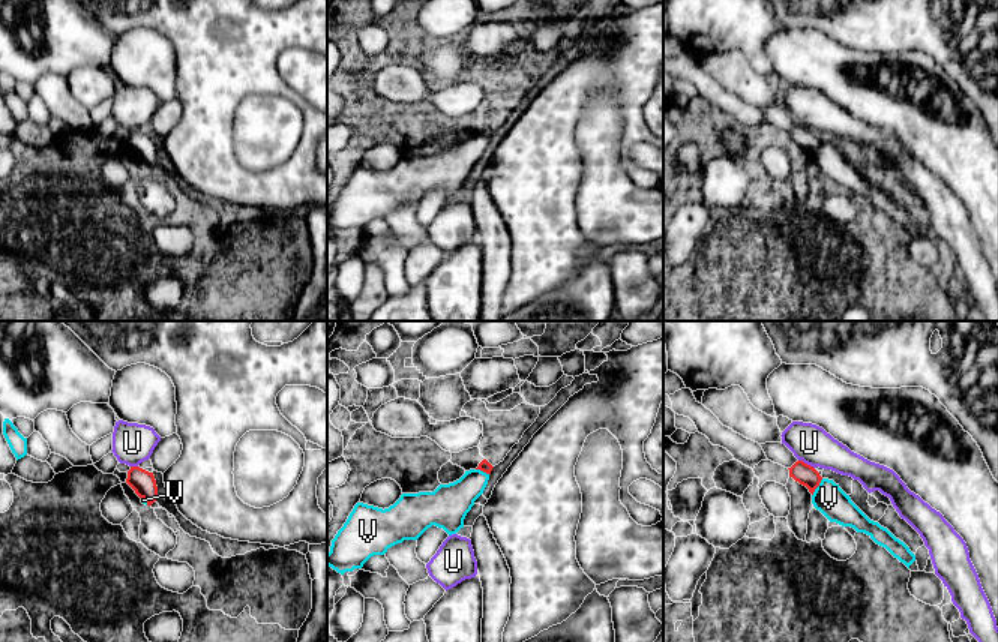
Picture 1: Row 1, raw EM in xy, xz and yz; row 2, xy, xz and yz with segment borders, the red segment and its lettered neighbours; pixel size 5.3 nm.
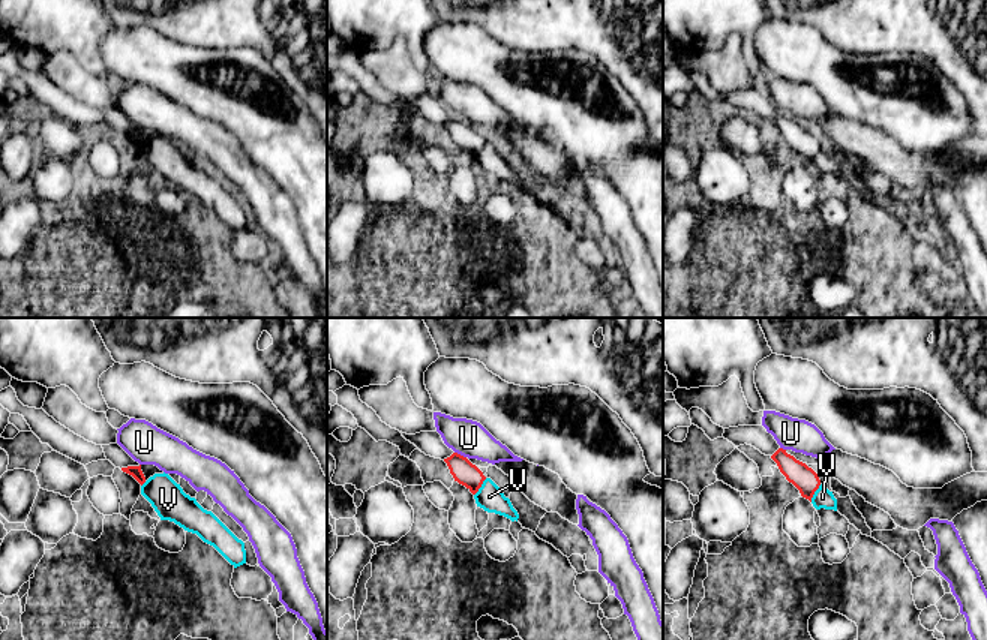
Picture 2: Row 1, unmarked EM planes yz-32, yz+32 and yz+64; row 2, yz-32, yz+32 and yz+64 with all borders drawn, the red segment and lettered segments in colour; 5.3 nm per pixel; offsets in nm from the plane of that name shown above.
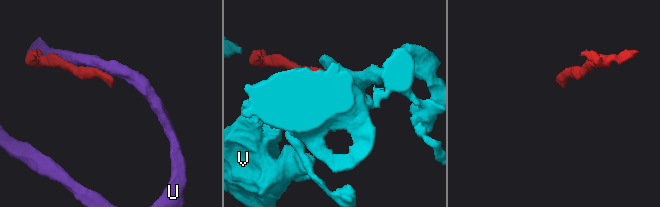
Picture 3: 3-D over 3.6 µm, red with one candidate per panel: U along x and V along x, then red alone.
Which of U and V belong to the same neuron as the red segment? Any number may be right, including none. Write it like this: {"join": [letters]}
{"join": []}

